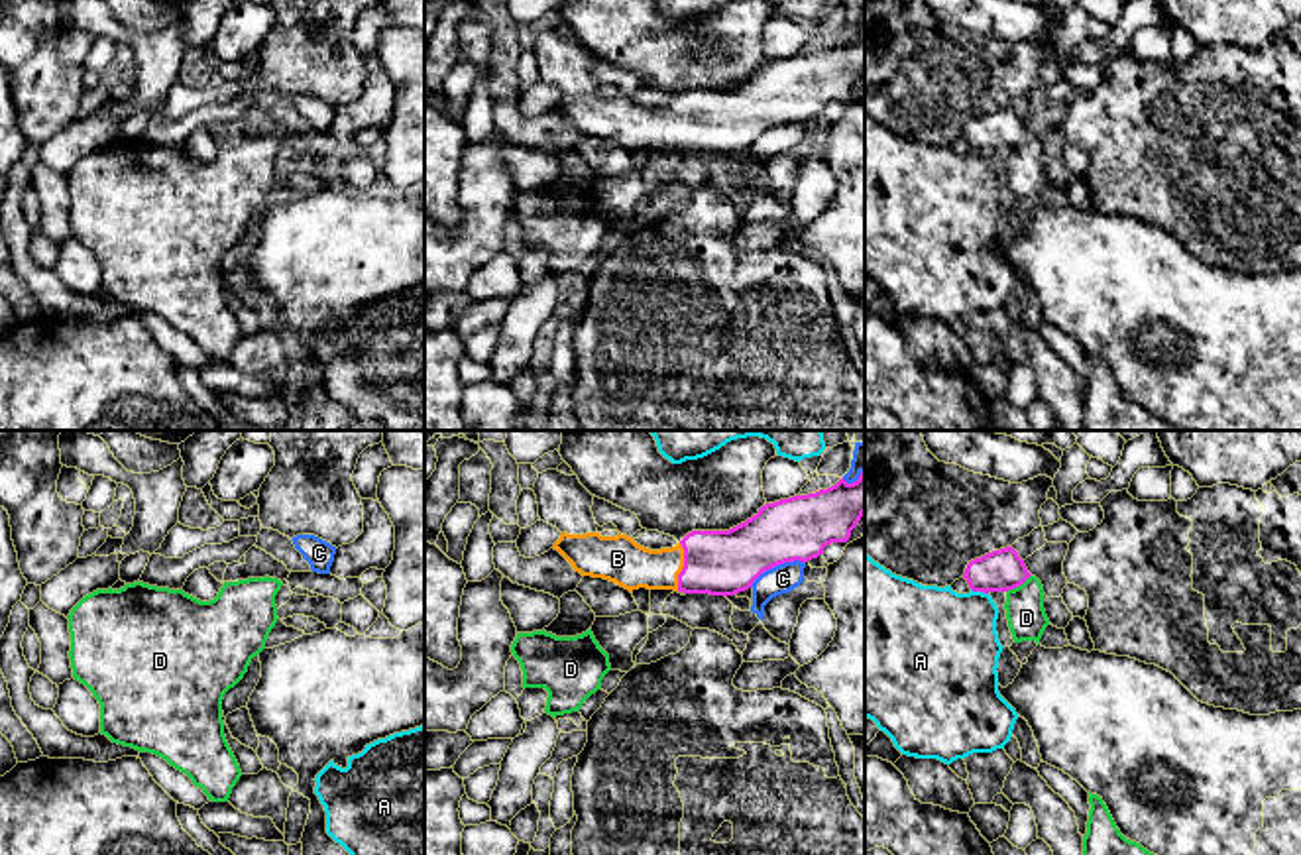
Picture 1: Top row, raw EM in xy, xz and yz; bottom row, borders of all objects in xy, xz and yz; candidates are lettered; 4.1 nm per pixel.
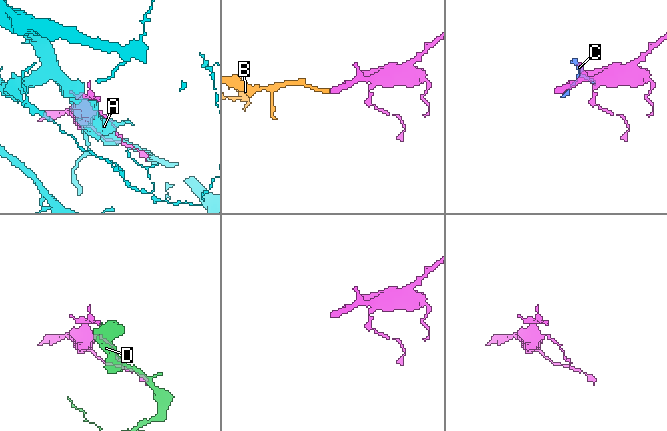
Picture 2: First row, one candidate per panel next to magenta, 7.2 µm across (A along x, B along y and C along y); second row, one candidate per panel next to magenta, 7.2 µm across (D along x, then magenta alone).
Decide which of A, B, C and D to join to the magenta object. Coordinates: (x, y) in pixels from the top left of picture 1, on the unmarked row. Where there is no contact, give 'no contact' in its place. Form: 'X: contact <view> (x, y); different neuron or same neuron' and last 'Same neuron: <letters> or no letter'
A: contact yz (979, 150); different neuron
B: contact xz (684, 126); same neuron
C: contact xz (777, 124); different neuron
D: contact yz (1018, 144); different neuron
Same neuron: B

